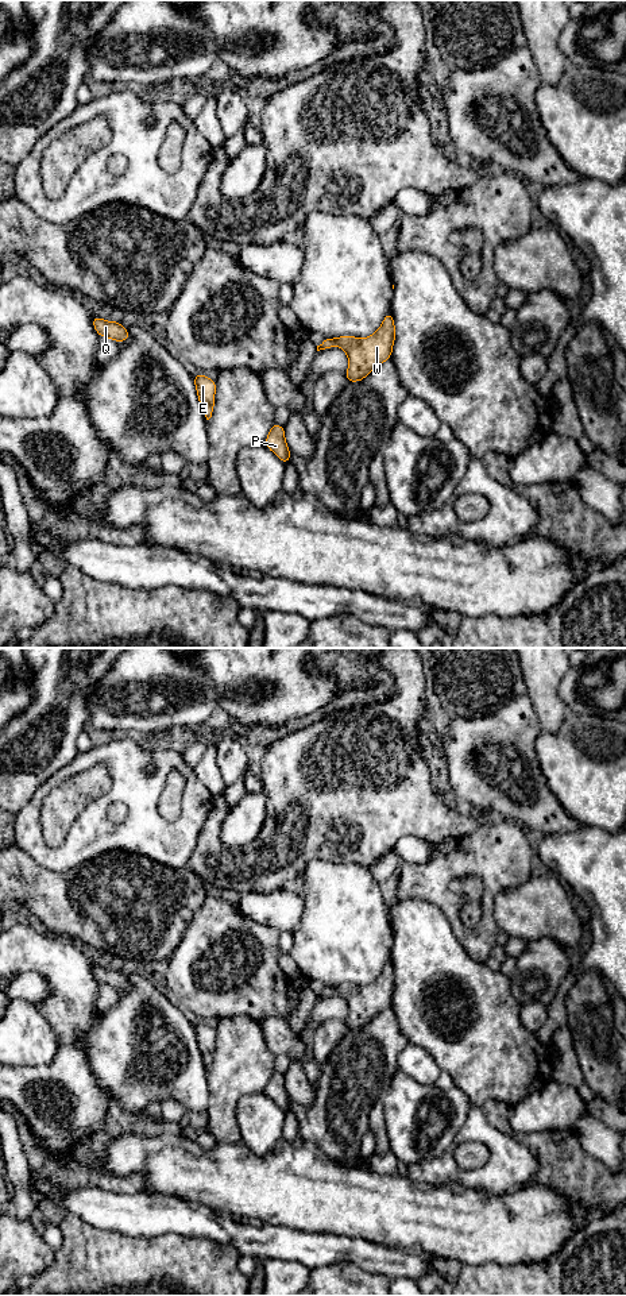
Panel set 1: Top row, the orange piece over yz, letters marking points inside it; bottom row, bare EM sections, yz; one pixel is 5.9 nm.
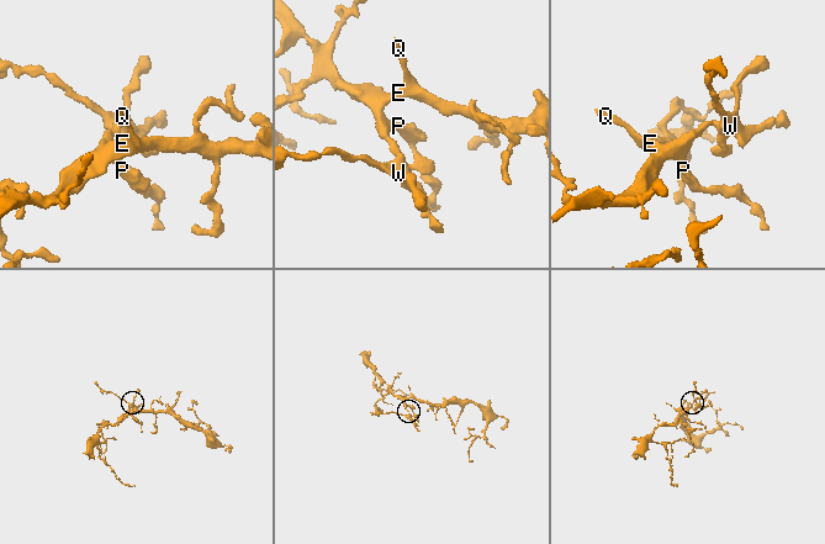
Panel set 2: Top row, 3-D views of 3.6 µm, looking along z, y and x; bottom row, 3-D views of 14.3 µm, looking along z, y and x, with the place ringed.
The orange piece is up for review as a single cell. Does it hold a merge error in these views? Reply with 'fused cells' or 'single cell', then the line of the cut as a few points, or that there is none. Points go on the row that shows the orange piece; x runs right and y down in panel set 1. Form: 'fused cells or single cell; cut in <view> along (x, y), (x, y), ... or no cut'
single cell; no cut

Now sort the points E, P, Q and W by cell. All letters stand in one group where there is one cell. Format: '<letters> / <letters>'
E P Q W

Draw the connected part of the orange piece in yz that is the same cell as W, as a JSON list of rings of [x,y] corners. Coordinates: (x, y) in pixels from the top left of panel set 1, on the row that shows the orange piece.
[[[387,312],[380,328],[366,339],[355,336],[325,338],[317,351],[339,346],[345,350],[349,359],[345,378],[348,382],[364,379],[376,366],[391,360],[395,340],[395,327],[391,312]]]

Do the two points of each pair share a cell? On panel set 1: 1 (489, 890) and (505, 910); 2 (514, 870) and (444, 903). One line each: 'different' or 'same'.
1: different
2: same

